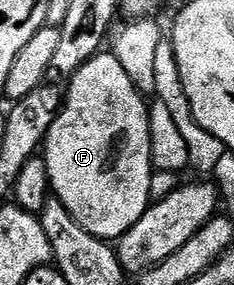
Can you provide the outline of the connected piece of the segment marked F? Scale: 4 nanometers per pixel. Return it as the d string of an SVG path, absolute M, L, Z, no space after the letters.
M105 50L96 56L92 56L82 68L73 76L73 80L69 83L69 92L65 95L65 105L61 108L61 113L55 118L55 122L51 126L51 130L47 134L43 145L43 155L47 162L49 170L49 187L52 195L56 199L61 200L71 215L85 227L91 234L95 234L100 240L106 242L116 242L127 234L127 230L131 230L131 226L135 226L135 222L139 222L139 218L143 218L143 214L148 210L153 192L153 176L155 177L155 169L153 167L153 155L151 154L151 126L149 125L151 113L145 105L146 97L137 88L136 82L128 76L127 70L119 62L119 58L112 51Z

